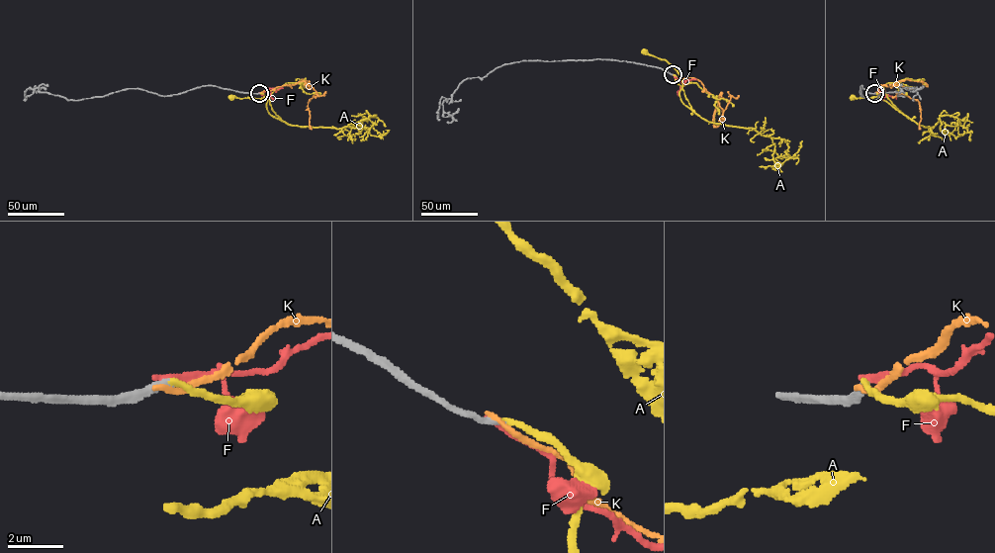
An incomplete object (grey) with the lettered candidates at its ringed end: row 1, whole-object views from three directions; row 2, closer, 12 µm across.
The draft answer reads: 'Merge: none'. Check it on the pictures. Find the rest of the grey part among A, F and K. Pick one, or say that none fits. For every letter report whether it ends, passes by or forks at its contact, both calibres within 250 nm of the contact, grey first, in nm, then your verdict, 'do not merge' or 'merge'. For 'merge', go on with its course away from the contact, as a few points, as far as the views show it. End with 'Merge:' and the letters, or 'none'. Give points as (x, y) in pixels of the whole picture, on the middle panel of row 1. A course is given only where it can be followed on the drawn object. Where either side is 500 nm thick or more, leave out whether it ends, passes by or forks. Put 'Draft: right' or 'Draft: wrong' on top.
Draft: wrong
A: it ends | 260/200 nm | merge | via (672, 74), (681, 86), (681, 101), (693, 112), (677, 70), (665, 59), (644, 51)
F: it ends | 280/280 nm | do not merge
K: it ends | 280/200 nm | do not merge
Merge: A

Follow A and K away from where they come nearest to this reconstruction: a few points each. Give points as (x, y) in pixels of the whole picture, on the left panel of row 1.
A: (259, 93), (269, 97), (268, 112), (281, 120), (272, 110), (268, 96), (231, 97)
K: (259, 93), (281, 86), (291, 87), (302, 81), (312, 86), (316, 93), (308, 105), (312, 130)

